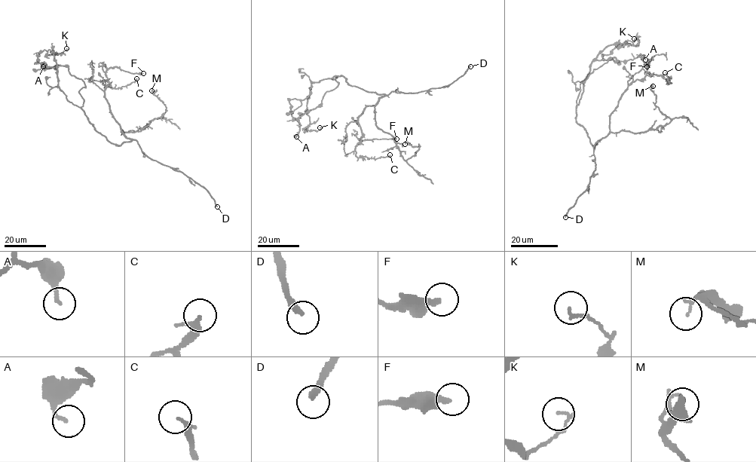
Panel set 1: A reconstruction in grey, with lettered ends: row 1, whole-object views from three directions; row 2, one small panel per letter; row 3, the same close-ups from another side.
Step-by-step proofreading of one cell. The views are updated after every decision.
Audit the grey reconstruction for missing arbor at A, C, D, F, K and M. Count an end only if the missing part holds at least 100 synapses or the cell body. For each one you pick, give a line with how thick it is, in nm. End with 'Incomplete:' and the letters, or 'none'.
D: 240 nm
Incomplete: D

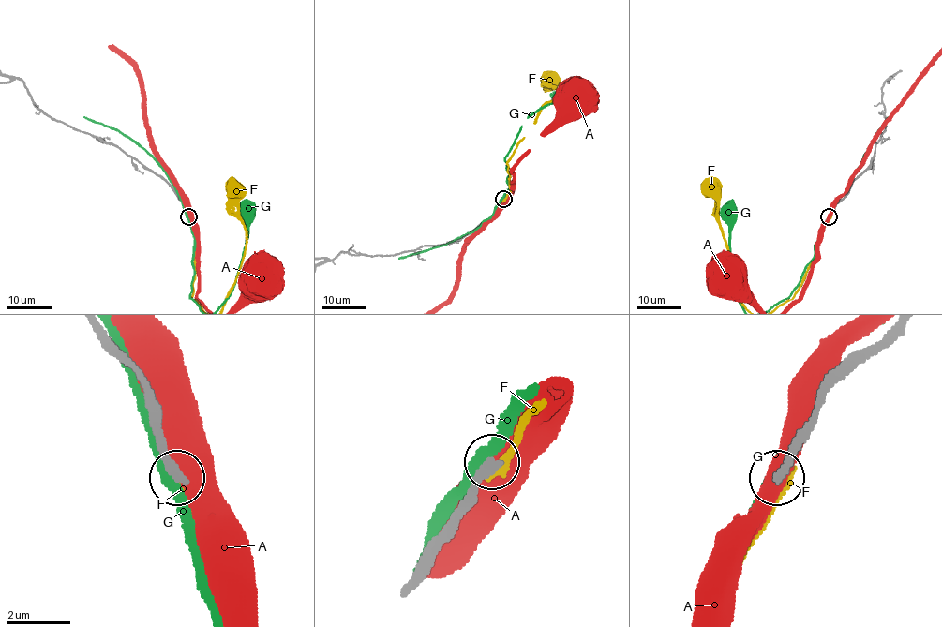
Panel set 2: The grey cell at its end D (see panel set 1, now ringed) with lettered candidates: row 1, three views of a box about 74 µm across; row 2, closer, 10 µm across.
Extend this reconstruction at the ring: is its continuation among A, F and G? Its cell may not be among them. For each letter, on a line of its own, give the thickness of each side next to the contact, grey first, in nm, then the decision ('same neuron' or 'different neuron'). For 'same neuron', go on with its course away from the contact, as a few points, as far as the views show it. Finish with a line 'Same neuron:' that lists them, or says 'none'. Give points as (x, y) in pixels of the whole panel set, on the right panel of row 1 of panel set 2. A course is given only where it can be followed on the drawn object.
A: calibres 280 and 550 nm; different neuron
F: calibres 320 and 280 nm; different neuron
G: calibres 280 and 320 nm; different neuron
Same neuron: none

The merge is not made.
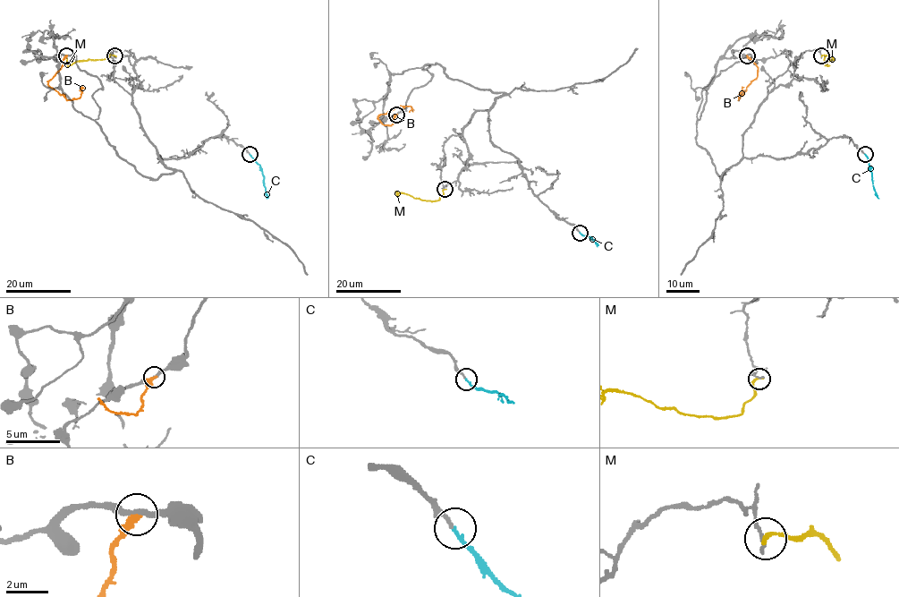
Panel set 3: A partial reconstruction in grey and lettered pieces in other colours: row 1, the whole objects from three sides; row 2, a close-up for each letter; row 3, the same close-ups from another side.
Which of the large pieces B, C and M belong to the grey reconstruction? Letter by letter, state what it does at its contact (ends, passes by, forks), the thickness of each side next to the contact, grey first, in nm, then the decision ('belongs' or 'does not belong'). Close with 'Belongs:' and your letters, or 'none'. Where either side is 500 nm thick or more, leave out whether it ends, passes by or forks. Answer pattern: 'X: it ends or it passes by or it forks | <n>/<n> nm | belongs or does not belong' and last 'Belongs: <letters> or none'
B: it ends | 280/360 nm | does not belong
C: it ends | 170/170 nm | belongs
M: it ends | 180/240 nm | does not belong
Belongs: C

